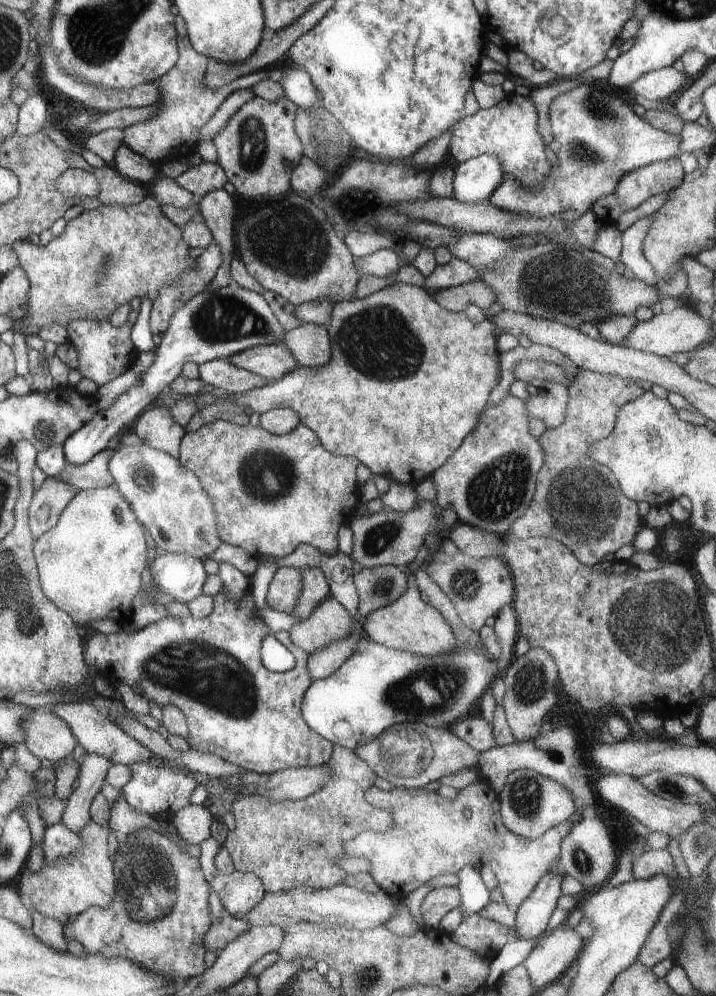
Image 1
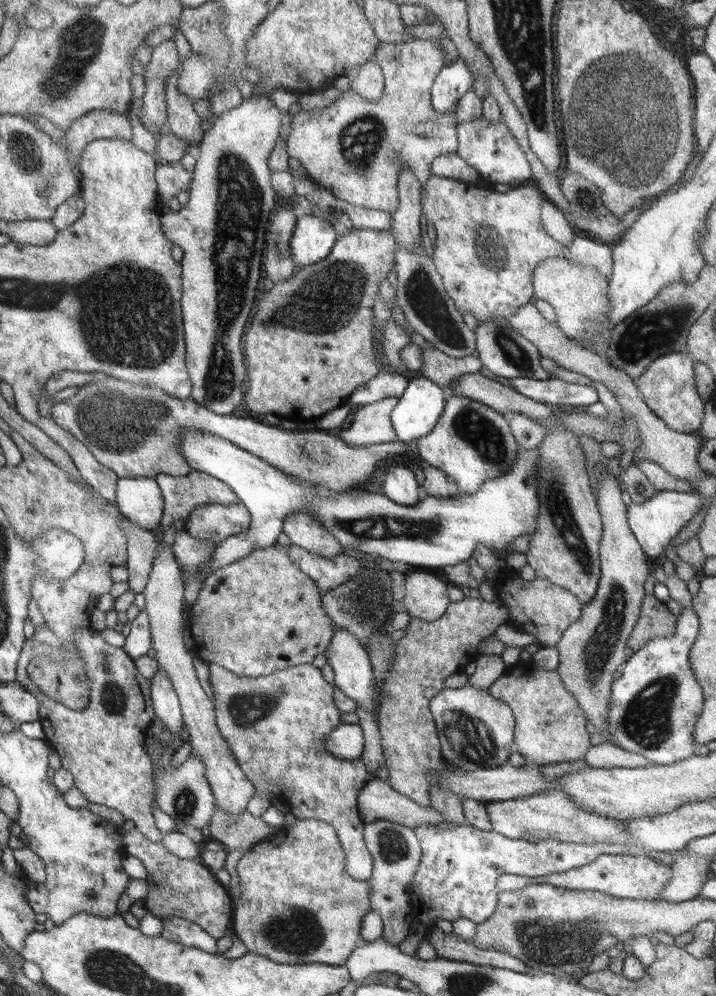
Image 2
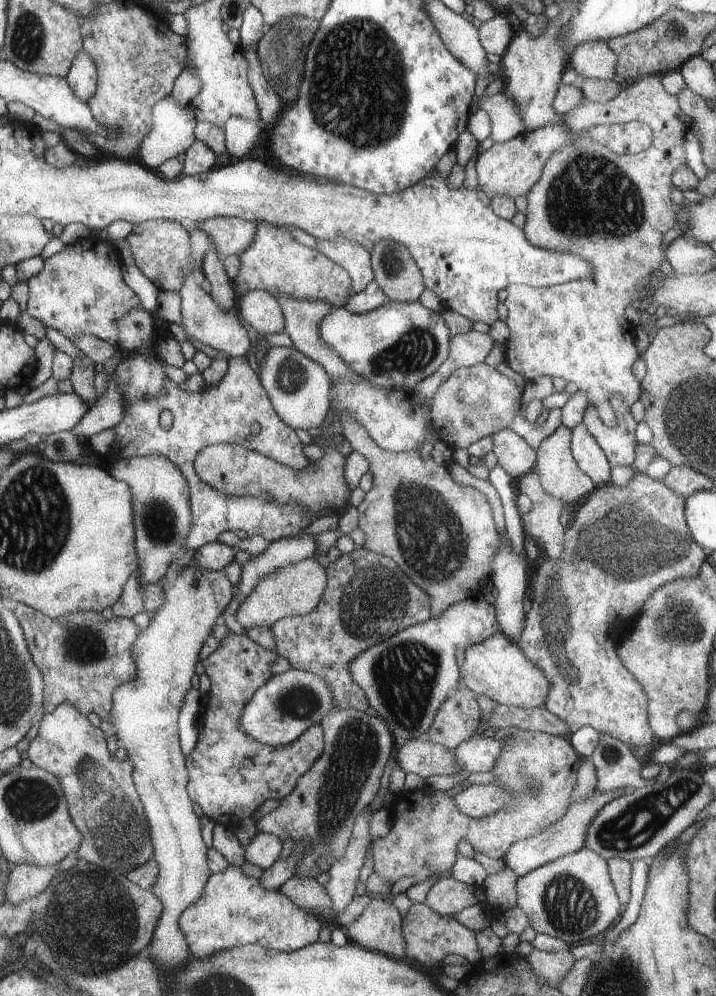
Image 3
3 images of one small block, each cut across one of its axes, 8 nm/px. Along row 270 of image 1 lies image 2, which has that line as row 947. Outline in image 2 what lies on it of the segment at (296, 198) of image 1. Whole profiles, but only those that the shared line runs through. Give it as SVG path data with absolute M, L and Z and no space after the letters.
M295 820L293 826L279 830L271 840L267 840L265 844L255 844L251 850L247 850L239 862L237 862L237 880L239 880L239 892L241 896L233 902L233 918L231 918L231 932L237 934L241 938L241 942L247 946L249 954L255 956L265 956L277 964L329 964L329 966L343 966L347 962L347 958L353 954L353 950L359 946L361 942L361 934L359 934L359 924L361 918L371 912L371 896L369 896L369 882L365 880L353 880L351 876L345 874L343 870L345 864L345 856L343 856L343 846L339 844L339 836L335 832L335 828L327 822L321 820Z

